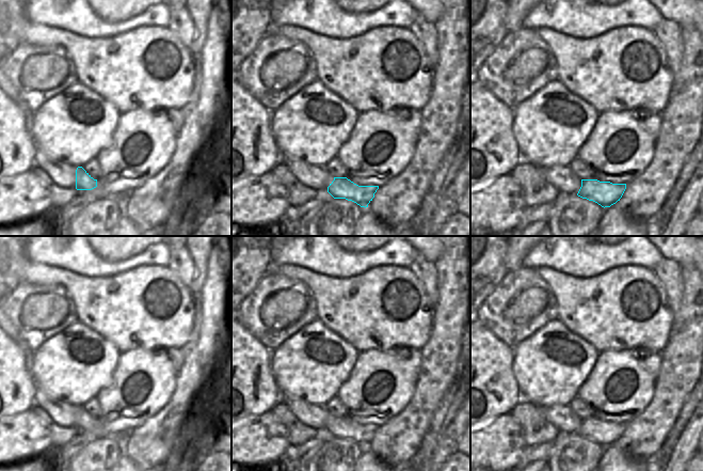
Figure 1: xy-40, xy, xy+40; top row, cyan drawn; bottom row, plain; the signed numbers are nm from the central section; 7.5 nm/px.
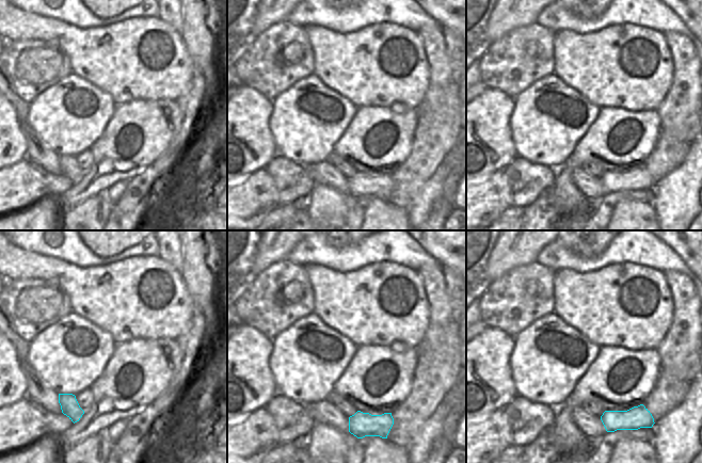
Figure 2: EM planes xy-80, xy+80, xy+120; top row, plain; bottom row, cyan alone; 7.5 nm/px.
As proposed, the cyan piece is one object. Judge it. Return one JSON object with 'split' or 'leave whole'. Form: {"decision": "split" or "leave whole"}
{"decision": "leave whole"}

